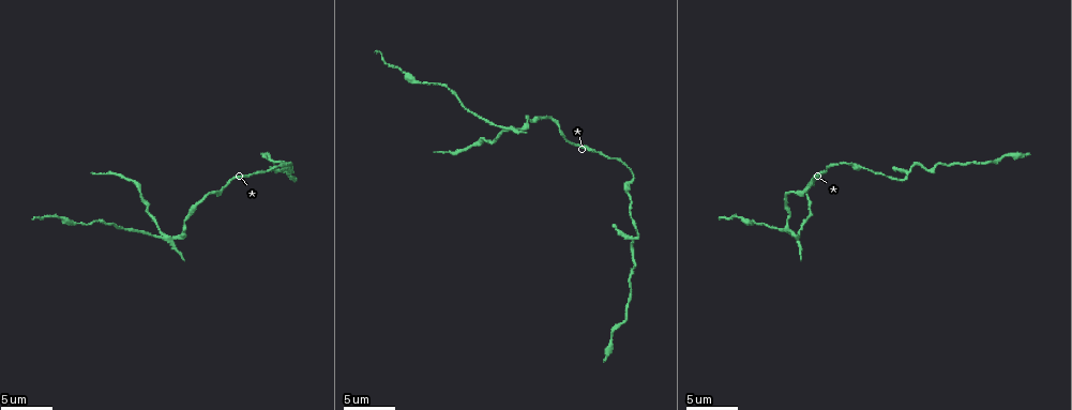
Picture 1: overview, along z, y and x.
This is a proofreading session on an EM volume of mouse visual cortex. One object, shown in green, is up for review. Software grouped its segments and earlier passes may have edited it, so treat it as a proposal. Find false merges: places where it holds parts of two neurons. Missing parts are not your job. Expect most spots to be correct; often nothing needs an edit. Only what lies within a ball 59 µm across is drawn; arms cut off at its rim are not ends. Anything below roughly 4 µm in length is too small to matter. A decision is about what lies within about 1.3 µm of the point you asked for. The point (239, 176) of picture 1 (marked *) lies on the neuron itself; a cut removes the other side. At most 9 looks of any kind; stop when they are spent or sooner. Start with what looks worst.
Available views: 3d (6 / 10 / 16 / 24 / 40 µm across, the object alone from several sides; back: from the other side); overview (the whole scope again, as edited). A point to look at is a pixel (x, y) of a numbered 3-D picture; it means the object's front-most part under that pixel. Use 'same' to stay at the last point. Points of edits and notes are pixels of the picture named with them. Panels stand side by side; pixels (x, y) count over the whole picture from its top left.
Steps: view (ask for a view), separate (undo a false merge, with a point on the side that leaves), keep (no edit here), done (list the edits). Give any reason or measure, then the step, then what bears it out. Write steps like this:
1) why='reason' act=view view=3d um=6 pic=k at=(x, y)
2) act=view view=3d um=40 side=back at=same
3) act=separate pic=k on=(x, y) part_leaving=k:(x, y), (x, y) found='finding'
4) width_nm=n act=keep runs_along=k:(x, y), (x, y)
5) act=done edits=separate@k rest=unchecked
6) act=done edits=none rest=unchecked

why='arms part here' act=view view=3d um=10 pic=1 at=(159, 233)

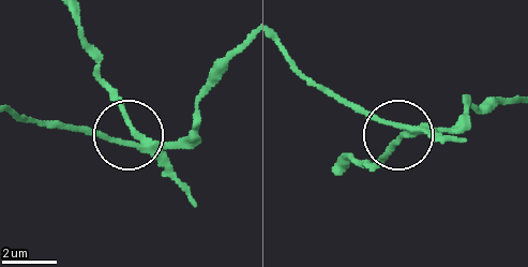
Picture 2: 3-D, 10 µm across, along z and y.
act=view view=3d um=6 pic=2 at=(134, 135)

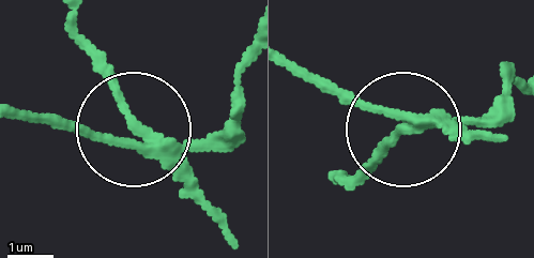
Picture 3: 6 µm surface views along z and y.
act=separate pic=3 on=(122, 100) part_leaving=3:(159, 145), (79, 21) found='two neurons meet here'

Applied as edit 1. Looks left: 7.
act=view view=overview

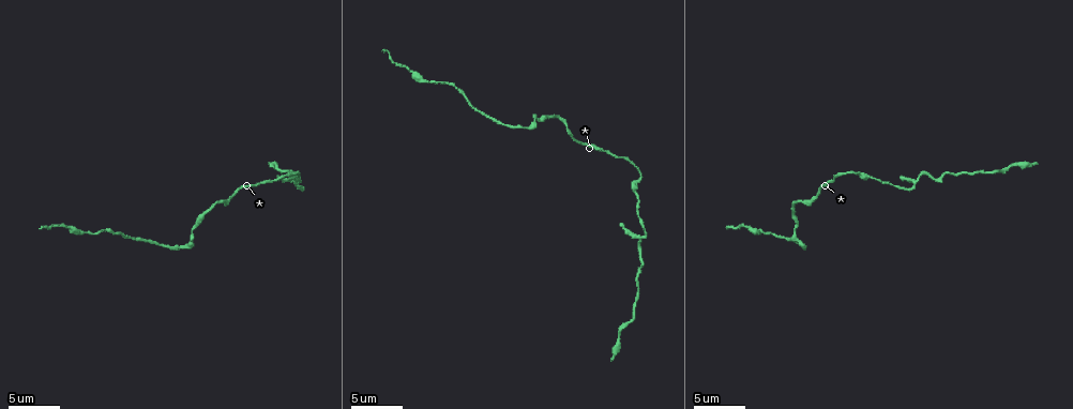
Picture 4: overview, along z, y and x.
why='calibre changes' act=view view=3d um=10 pic=4 at=(851, 174)

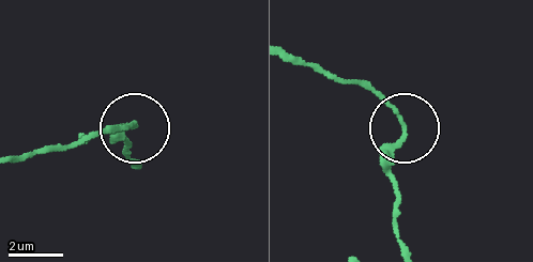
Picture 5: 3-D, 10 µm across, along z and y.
act=view view=3d um=10 side=back pic=5 at=(403, 133)

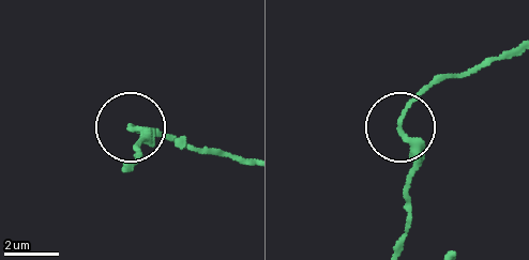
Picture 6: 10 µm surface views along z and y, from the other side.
act=keep found='all the same neuron'

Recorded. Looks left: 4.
why='calibre changes' act=view view=3d um=10 pic=4 at=(209, 211)

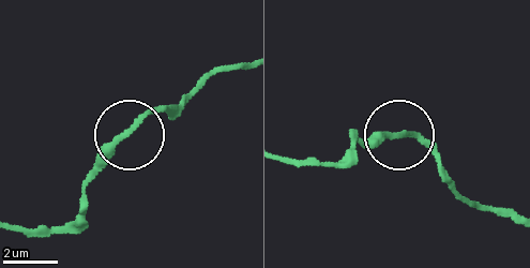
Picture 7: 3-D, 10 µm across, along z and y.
act=view view=3d um=10 side=back pic=7 at=(133, 127)

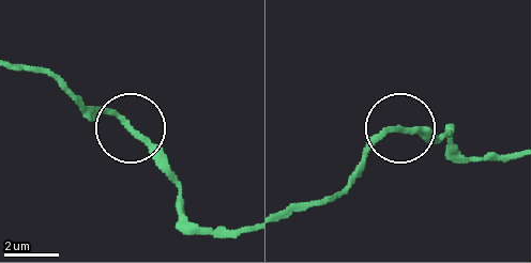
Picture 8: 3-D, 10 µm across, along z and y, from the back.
width_nm=200 act=keep runs_along=8:(305, 210), (331, 199), (393, 132), (445, 137) found='continuous, no second neuron'

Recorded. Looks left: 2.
why='calibre changes' act=view view=3d um=16 pic=4 at=(429, 80)

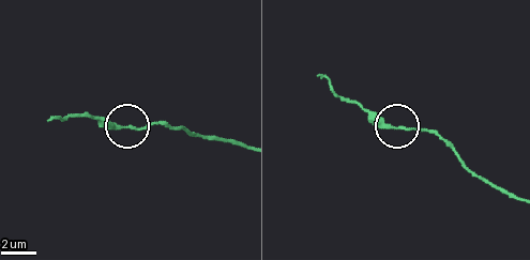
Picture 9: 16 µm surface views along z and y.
act=keep runs_along=9:(512, 197), (478, 177), (429, 133), (382, 124), (362, 105) found='all the same neuron'

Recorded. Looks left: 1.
act=done edits=separate@3 rest=unchecked

